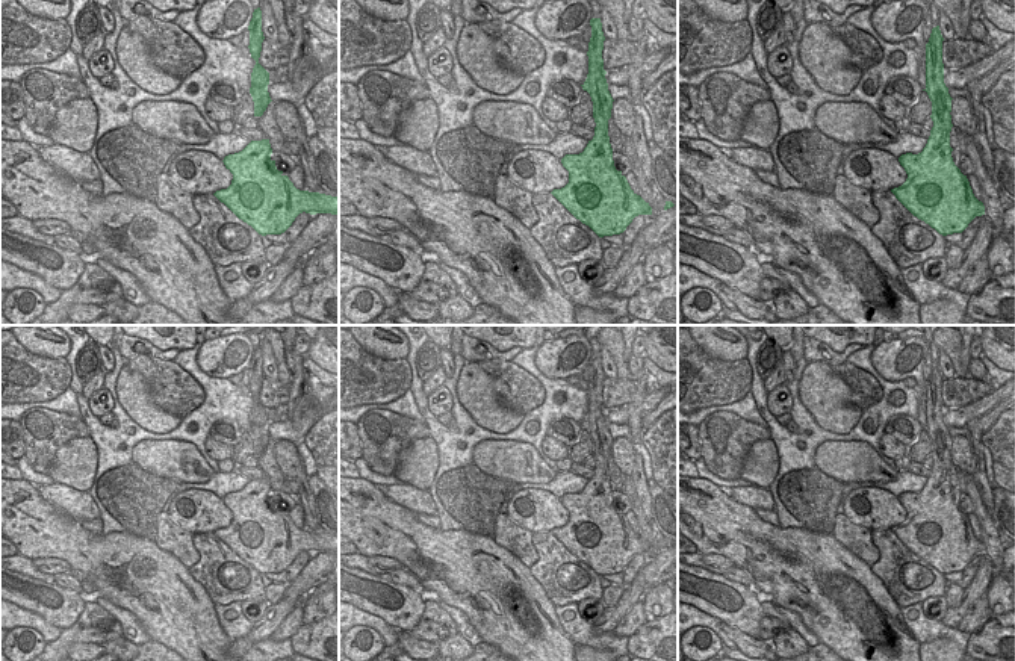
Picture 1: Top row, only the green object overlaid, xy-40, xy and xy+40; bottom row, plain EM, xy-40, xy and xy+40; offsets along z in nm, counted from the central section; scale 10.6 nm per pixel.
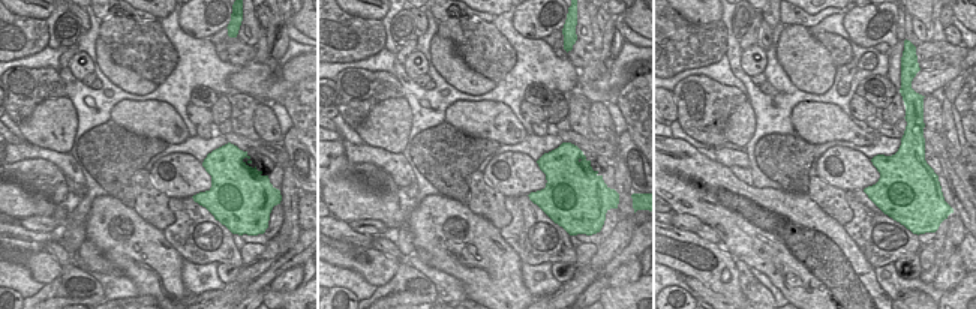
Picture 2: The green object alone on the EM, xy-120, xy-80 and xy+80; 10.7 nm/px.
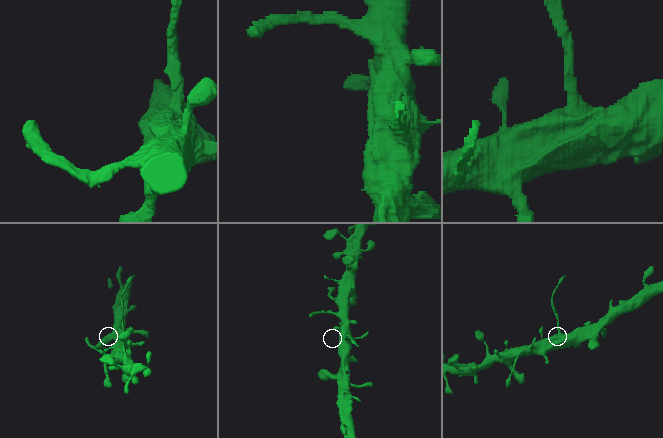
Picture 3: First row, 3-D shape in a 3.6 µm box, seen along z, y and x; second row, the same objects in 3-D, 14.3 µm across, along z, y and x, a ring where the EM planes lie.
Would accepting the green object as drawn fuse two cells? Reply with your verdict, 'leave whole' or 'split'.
split

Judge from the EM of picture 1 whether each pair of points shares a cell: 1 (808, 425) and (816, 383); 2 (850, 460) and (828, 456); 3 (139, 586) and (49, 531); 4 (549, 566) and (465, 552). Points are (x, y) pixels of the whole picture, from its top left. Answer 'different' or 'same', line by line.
1: different
2: same
3: same
4: different

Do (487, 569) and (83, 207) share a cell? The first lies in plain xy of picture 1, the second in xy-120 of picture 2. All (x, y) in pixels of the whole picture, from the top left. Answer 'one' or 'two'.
two

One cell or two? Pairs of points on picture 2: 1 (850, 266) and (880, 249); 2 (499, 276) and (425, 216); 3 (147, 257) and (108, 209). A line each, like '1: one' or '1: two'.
1: two
2: one
3: one

